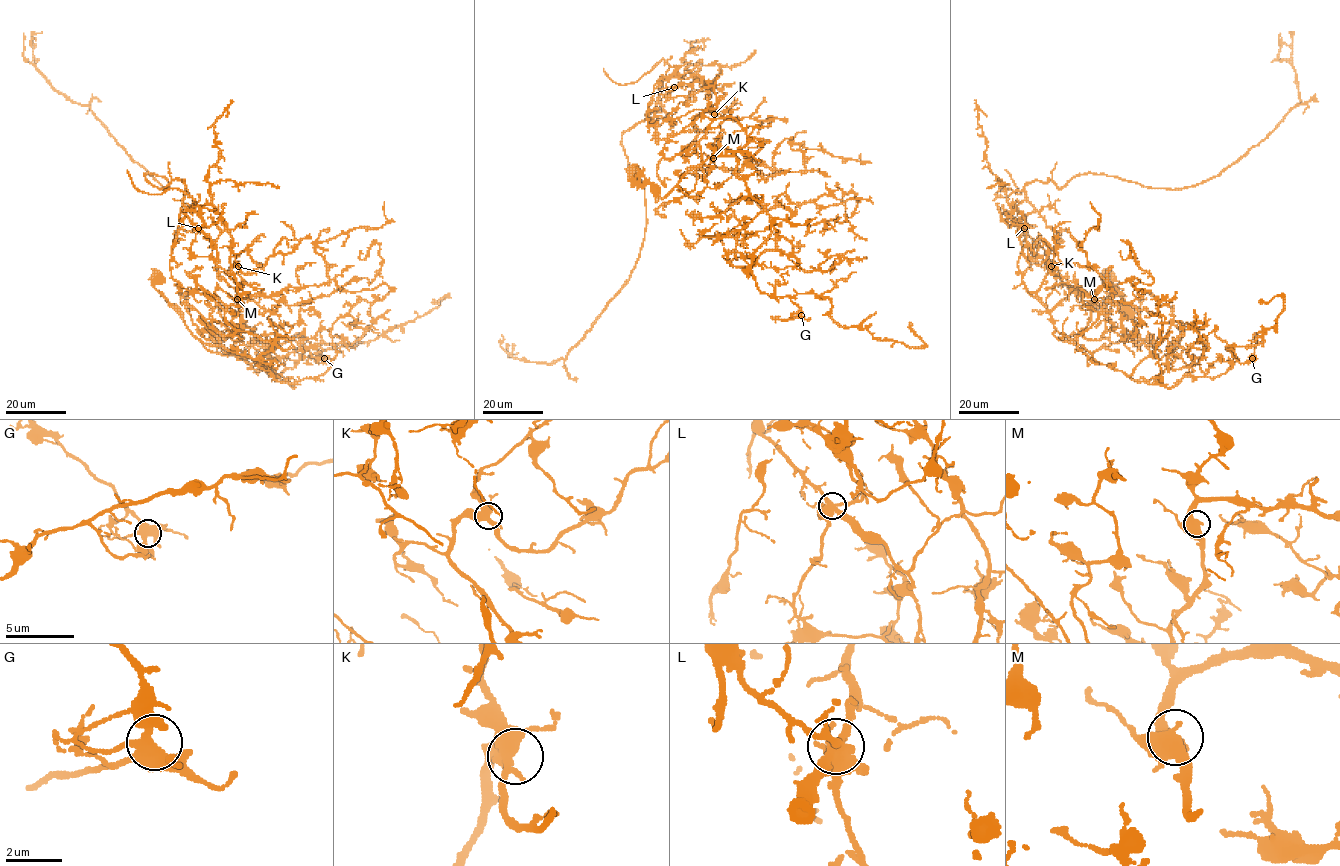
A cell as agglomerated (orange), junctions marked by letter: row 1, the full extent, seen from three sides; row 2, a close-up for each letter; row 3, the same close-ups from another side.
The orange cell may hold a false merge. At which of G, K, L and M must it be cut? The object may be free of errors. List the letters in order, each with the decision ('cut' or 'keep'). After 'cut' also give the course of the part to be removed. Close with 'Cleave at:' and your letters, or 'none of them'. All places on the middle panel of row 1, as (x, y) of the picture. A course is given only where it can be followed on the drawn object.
G: keep
K: keep
L: cut | (674, 87), (623, 133), (646, 222), (627, 282), (565, 358), (516, 359), (500, 343)
M: keep
Cleave at: L

